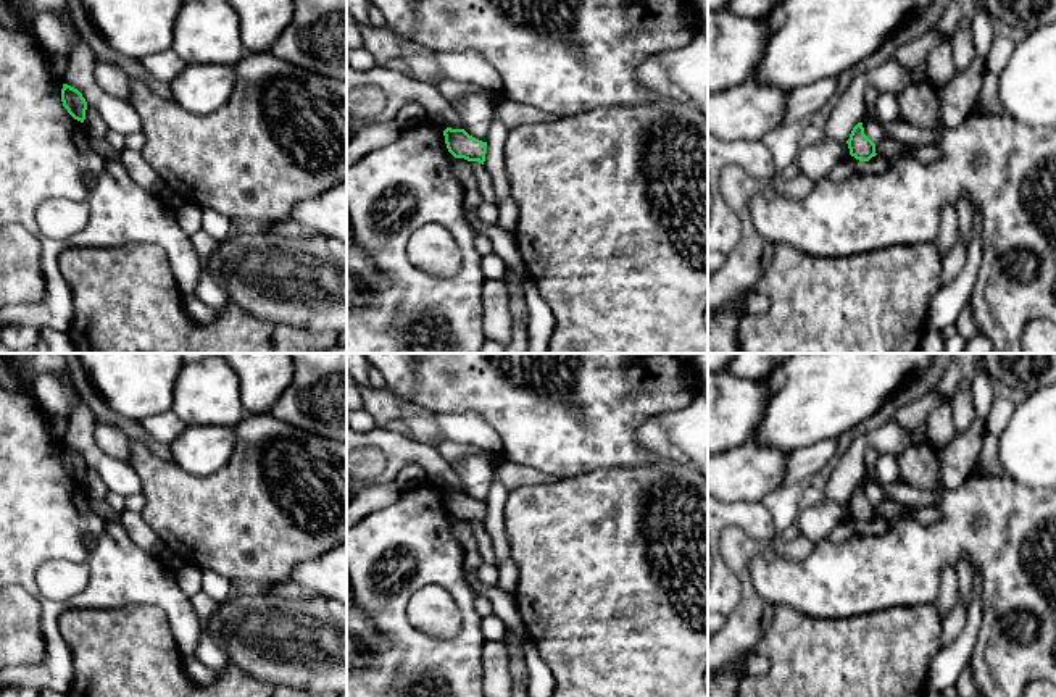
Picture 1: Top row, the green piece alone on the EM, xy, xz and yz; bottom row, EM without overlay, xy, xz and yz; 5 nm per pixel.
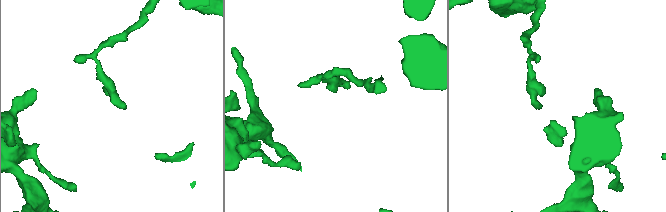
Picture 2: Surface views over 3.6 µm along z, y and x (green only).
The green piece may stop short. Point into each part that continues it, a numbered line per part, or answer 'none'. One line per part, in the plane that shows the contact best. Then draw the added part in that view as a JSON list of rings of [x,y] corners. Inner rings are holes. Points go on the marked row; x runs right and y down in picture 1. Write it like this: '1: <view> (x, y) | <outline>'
none

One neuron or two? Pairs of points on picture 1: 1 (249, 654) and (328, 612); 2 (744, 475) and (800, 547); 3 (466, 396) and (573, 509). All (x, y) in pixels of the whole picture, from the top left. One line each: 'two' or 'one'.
1: one
2: two
3: two

